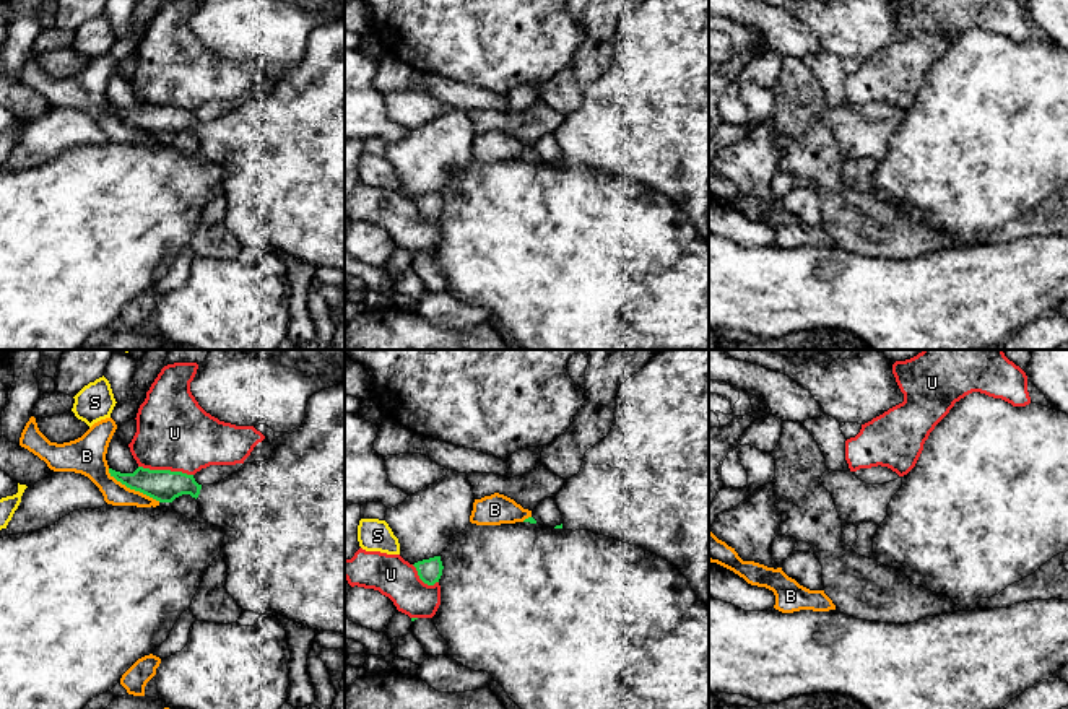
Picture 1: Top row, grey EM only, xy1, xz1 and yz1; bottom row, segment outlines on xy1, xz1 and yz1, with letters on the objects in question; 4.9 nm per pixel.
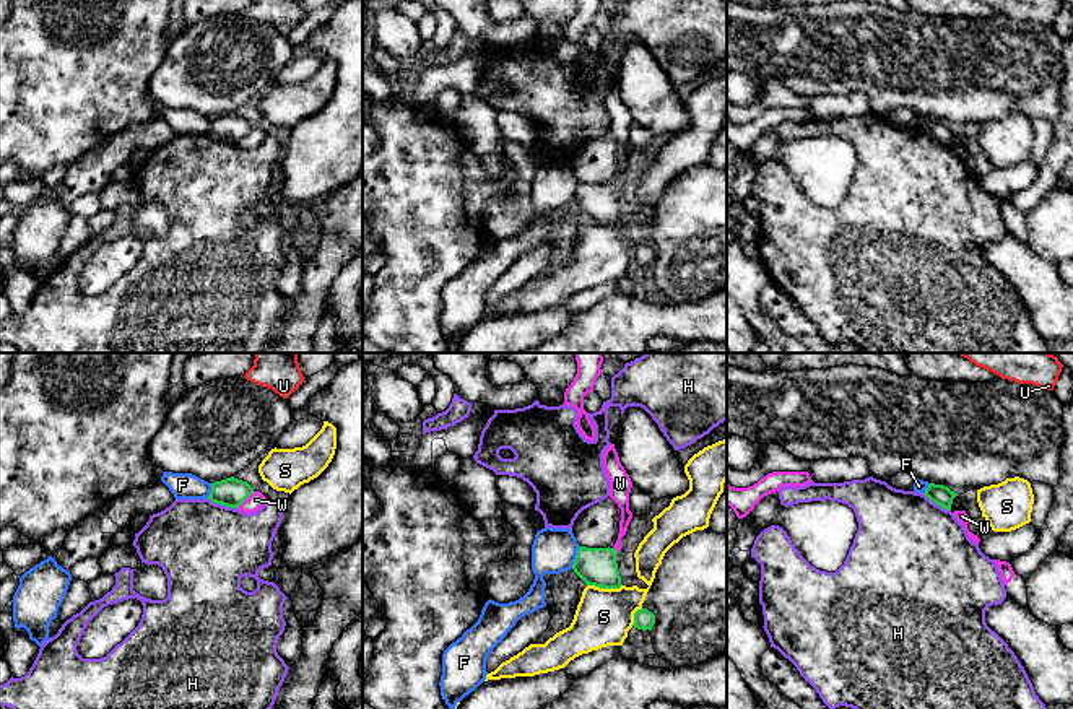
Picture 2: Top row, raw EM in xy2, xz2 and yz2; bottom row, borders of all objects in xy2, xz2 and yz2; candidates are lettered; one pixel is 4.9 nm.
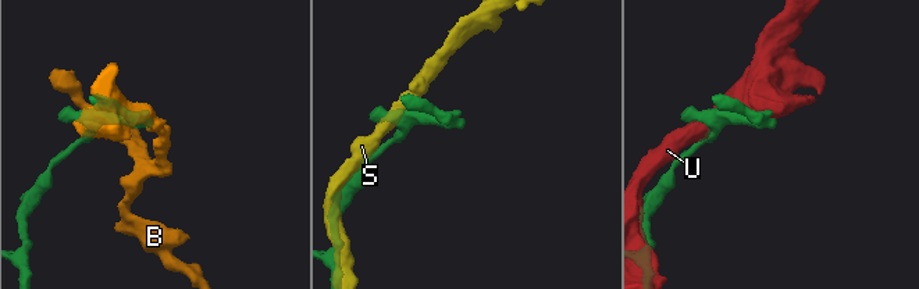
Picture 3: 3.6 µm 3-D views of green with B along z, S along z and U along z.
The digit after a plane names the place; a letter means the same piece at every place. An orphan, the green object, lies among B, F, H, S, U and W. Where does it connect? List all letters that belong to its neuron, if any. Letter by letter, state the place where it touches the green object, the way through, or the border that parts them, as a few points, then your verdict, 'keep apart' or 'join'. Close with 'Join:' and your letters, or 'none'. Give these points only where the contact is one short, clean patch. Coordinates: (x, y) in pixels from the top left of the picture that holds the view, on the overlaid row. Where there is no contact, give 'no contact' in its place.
B: meets green in xy1 at (134, 488); keep apart
F: meets green in xz2 at (576, 556); border along xz2 (579, 547), (571, 566); keep apart
H: meets green in xy2 at (223, 504); border along xy2 (207, 498), (238, 508); keep apart
S: meets green in xz2 at (605, 587); keep apart
U: meets green in xy1 at (166, 470); keep apart
W: meets green in xy2 at (246, 498); border along xy2 (254, 491), (238, 506); keep apart
Join: none

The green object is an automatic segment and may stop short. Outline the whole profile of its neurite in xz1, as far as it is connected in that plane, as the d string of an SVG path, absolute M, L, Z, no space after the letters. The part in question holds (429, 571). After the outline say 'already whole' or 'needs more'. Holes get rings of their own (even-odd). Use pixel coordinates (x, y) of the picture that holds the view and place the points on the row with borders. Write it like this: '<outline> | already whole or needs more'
M441 556L418 561L413 566L416 568L419 579L428 585L439 582L444 569Z | already whole

